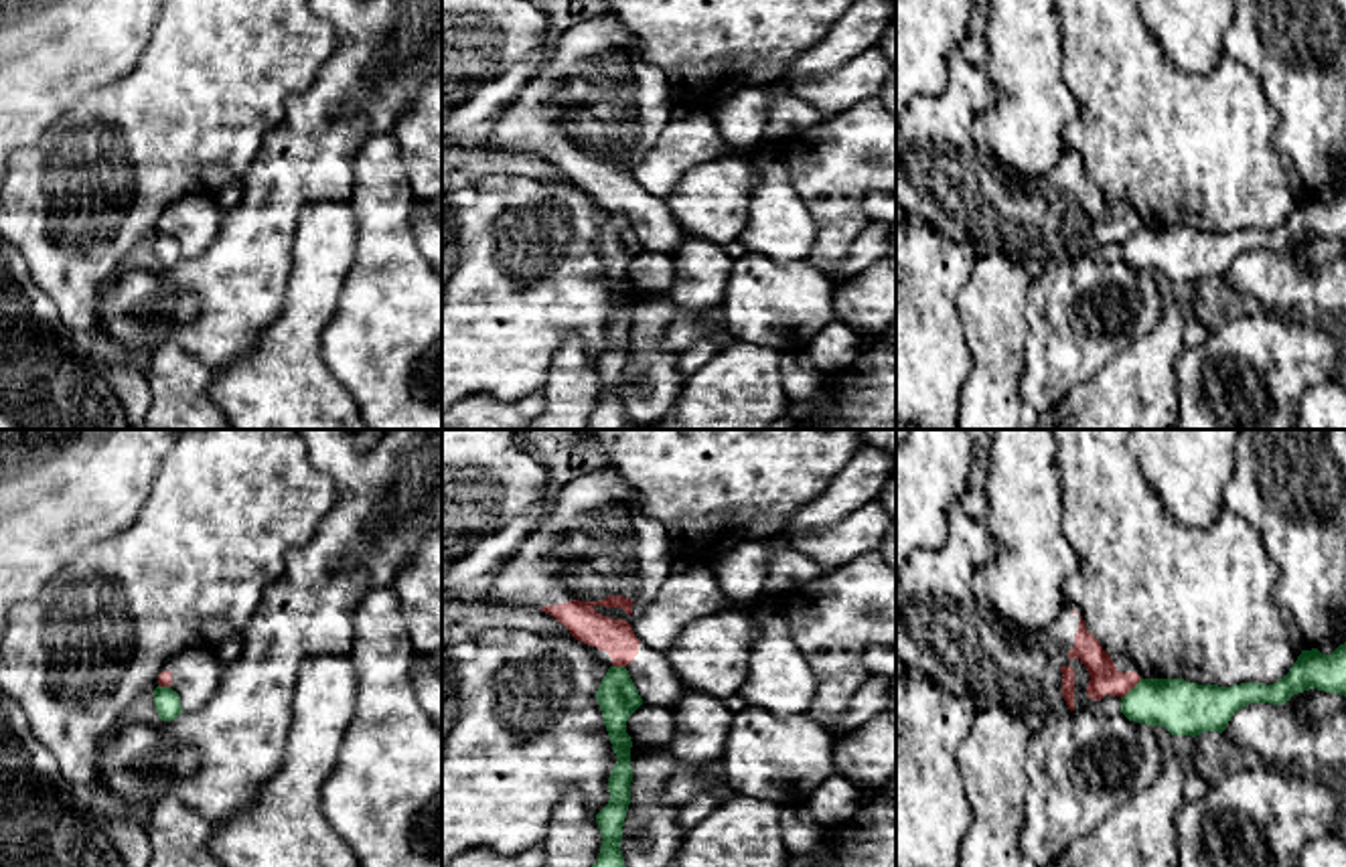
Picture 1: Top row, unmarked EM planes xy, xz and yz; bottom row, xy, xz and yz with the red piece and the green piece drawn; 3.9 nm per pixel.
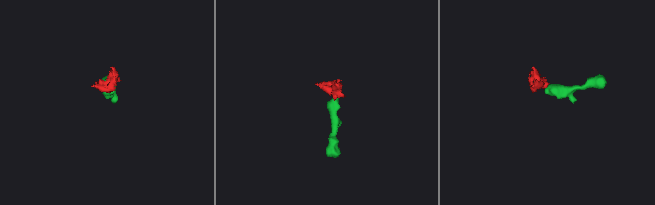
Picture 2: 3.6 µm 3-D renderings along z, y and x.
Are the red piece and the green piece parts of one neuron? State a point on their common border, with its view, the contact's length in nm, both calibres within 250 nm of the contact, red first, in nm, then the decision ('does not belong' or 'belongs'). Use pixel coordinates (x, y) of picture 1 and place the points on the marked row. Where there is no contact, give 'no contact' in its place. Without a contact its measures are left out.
yz (1132, 687) | 120 nm | 120/220 nm | does not belong

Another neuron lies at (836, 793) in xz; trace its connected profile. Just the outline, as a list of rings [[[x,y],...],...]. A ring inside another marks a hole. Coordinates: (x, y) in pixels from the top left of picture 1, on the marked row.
[[[835,772],[809,796],[805,808],[817,822],[833,831],[853,820],[864,800],[866,792]]]

